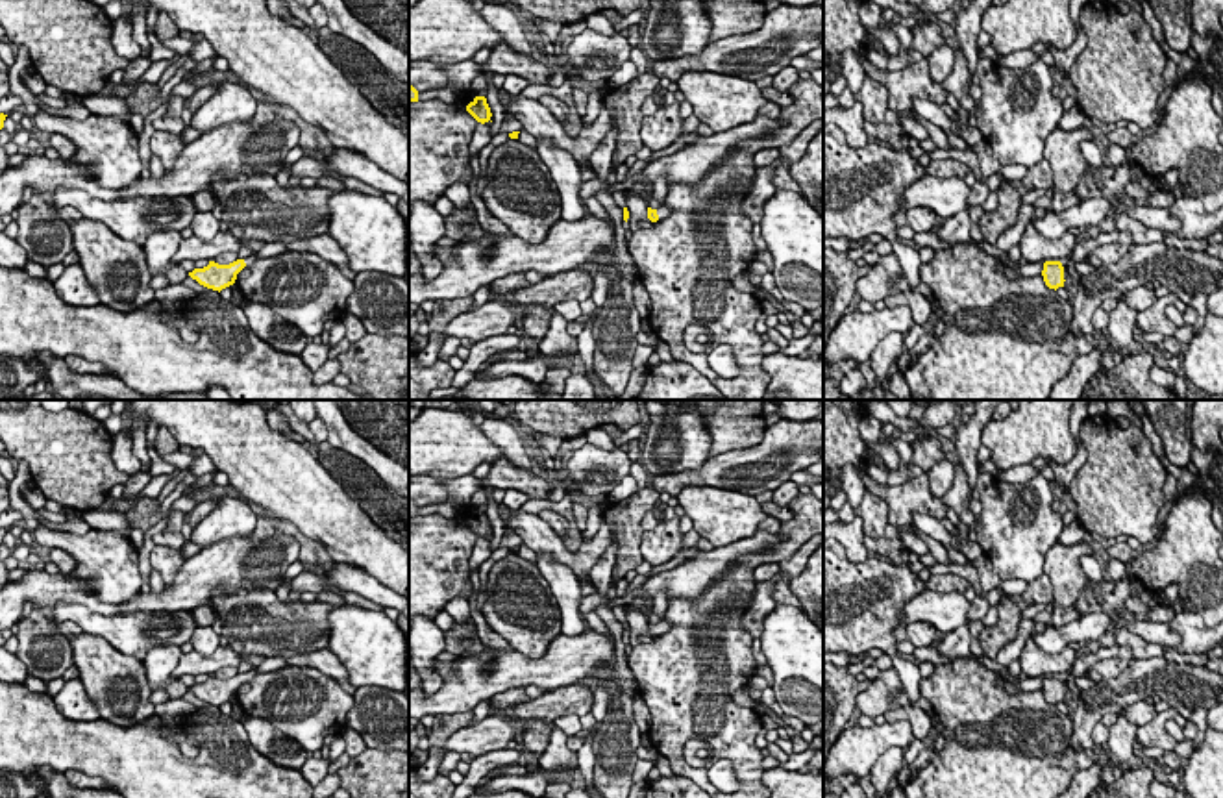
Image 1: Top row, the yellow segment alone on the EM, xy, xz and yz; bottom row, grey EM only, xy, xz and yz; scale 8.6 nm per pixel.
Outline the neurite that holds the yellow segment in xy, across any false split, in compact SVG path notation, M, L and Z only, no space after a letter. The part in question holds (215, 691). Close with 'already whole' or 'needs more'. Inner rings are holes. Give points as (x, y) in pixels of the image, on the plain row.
M265 657L265 661L257 667L252 667L246 674L237 674L229 680L218 680L215 676L209 676L204 683L194 683L189 687L192 694L196 694L200 700L222 705L235 698L237 689L244 683L255 678L257 674L274 672L278 668L289 667L287 657Z; needs more

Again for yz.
M1045 676L1042 685L1044 696L1049 704L1064 702L1064 681L1060 676Z; already whole

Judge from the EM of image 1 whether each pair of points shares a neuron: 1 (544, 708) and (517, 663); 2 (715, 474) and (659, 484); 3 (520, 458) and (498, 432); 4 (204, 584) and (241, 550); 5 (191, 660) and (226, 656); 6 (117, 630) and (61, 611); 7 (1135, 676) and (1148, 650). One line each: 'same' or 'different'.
1: different
2: same
3: same
4: same
5: same
6: same
7: different

